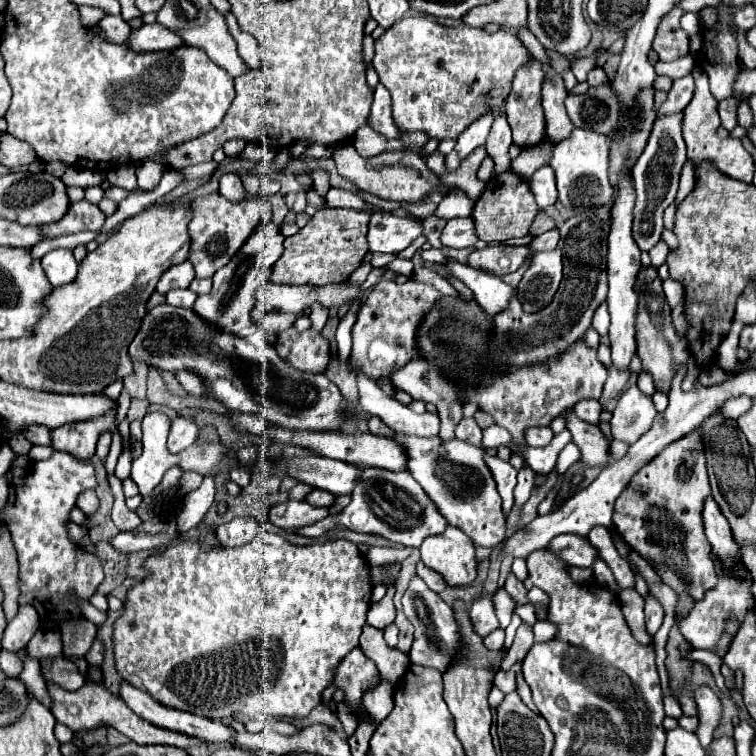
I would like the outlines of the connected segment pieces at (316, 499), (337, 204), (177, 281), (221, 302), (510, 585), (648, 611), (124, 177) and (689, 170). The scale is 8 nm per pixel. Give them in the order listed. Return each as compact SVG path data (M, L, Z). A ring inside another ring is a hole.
M315 489L315 491L311 491L311 493L307 495L307 501L309 501L311 505L317 505L317 507L331 507L331 505L335 503L335 497L329 495L329 493L323 493L323 491L319 491L319 489Z
M338 188L329 189L326 194L327 208L365 209L366 211L382 211L370 203L363 201L358 195Z
M185 261L185 263L175 265L175 269L167 269L161 275L157 291L161 295L165 295L171 289L189 289L193 279L195 279L195 269L193 269L193 265L189 261Z
M273 221L261 223L247 243L237 251L237 255L221 267L213 277L213 289L209 295L199 295L193 309L203 317L203 321L213 321L211 325L219 325L227 329L227 333L235 333L235 337L249 337L257 331L255 321L251 319L251 309L255 303L255 293L269 283L271 269L275 261L283 253L285 237L279 233L279 225Z
M509 573L509 577L507 577L505 591L509 593L509 597L513 597L513 601L515 601L517 605L525 605L525 603L529 603L529 599L527 599L527 589L523 587L521 581L515 579L513 573Z
M649 595L647 601L645 601L645 625L647 625L647 633L653 637L659 631L661 623L663 623L663 609L661 609L659 601Z
M121 165L121 167L115 167L107 173L107 179L113 187L121 187L121 189L127 189L127 191L133 191L137 187L137 179L135 179L135 169L133 167L127 167L127 165Z
M689 159L686 160L685 165L681 171L679 180L678 192L674 203L678 206L685 197L693 190L695 182L695 173L693 171L693 164Z

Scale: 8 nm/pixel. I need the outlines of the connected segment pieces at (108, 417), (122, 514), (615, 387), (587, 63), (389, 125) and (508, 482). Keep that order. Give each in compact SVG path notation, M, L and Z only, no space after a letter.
M105 413L103 417L97 417L95 421L75 421L67 423L59 429L51 431L51 447L59 451L73 453L79 459L91 459L95 455L95 443L97 437L103 431L115 431L115 413Z
M109 477L109 485L111 491L115 495L115 505L113 505L113 523L117 525L119 531L133 531L137 529L137 525L141 523L141 519L137 517L135 511L131 511L125 505L125 495L123 495L123 485L121 481L117 481L115 477Z
M613 365L609 367L609 379L605 383L605 389L603 389L603 397L599 399L601 403L603 401L609 401L617 395L621 395L625 389L627 389L627 381L631 377L631 369L615 369Z
M594 53L589 58L572 60L571 70L579 83L587 80L588 72L594 68L598 54Z
M377 85L377 89L375 89L369 127L373 131L381 133L387 141L393 141L399 137L397 127L393 125L393 117L391 117L391 97L389 97L389 91L383 89L383 85Z
M485 453L485 457L487 457L487 467L491 467L491 475L495 475L495 485L499 487L503 511L511 513L511 509L513 509L513 487L517 485L517 471L509 463L505 463L497 457L491 457L487 453Z

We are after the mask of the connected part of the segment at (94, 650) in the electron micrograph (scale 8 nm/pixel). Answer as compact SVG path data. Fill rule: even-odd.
M95 637L91 649L85 655L85 661L89 663L89 667L101 667L103 665L103 643L99 637Z

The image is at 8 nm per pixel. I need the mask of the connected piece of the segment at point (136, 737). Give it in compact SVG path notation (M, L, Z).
M87 683L85 687L81 687L79 691L65 691L61 687L49 685L47 687L51 697L53 697L53 709L51 713L55 715L55 719L63 725L67 725L73 731L81 731L81 729L95 729L97 725L105 725L105 727L115 727L119 733L127 735L131 741L135 741L137 745L171 745L171 747L189 747L189 745L207 745L205 741L199 741L195 737L187 737L183 733L177 731L167 731L167 729L159 729L147 721L143 721L139 715L135 715L123 701L121 697L111 695L103 685L99 683Z

